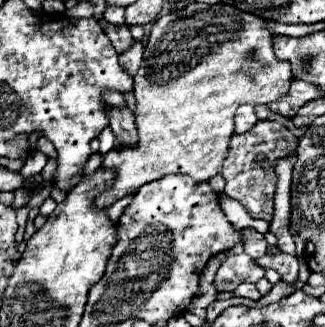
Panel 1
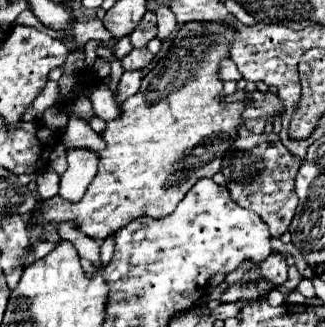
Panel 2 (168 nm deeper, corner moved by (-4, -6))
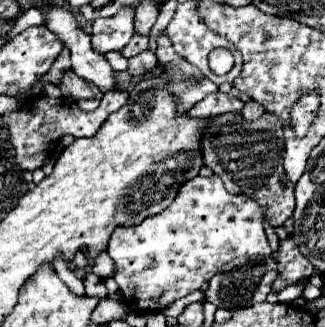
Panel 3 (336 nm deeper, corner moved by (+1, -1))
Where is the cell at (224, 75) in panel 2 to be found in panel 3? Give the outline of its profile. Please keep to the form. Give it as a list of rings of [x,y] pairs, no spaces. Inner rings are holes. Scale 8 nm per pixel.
[[[187,2],[187,4],[179,4],[179,6],[177,6],[175,16],[173,16],[171,24],[167,26],[167,36],[171,38],[171,44],[173,44],[175,52],[177,52],[179,56],[183,56],[187,62],[195,64],[211,82],[215,82],[215,84],[233,82],[233,80],[239,76],[239,72],[241,72],[241,54],[235,50],[235,46],[233,46],[231,42],[227,42],[225,38],[221,38],[219,34],[215,34],[213,30],[209,30],[209,28],[199,20],[199,16],[195,14],[195,2]],[[215,48],[227,48],[227,50],[231,50],[231,54],[235,56],[235,66],[233,66],[231,72],[227,72],[225,76],[215,76],[215,74],[209,70],[207,56],[209,56],[209,52],[215,50]]]

